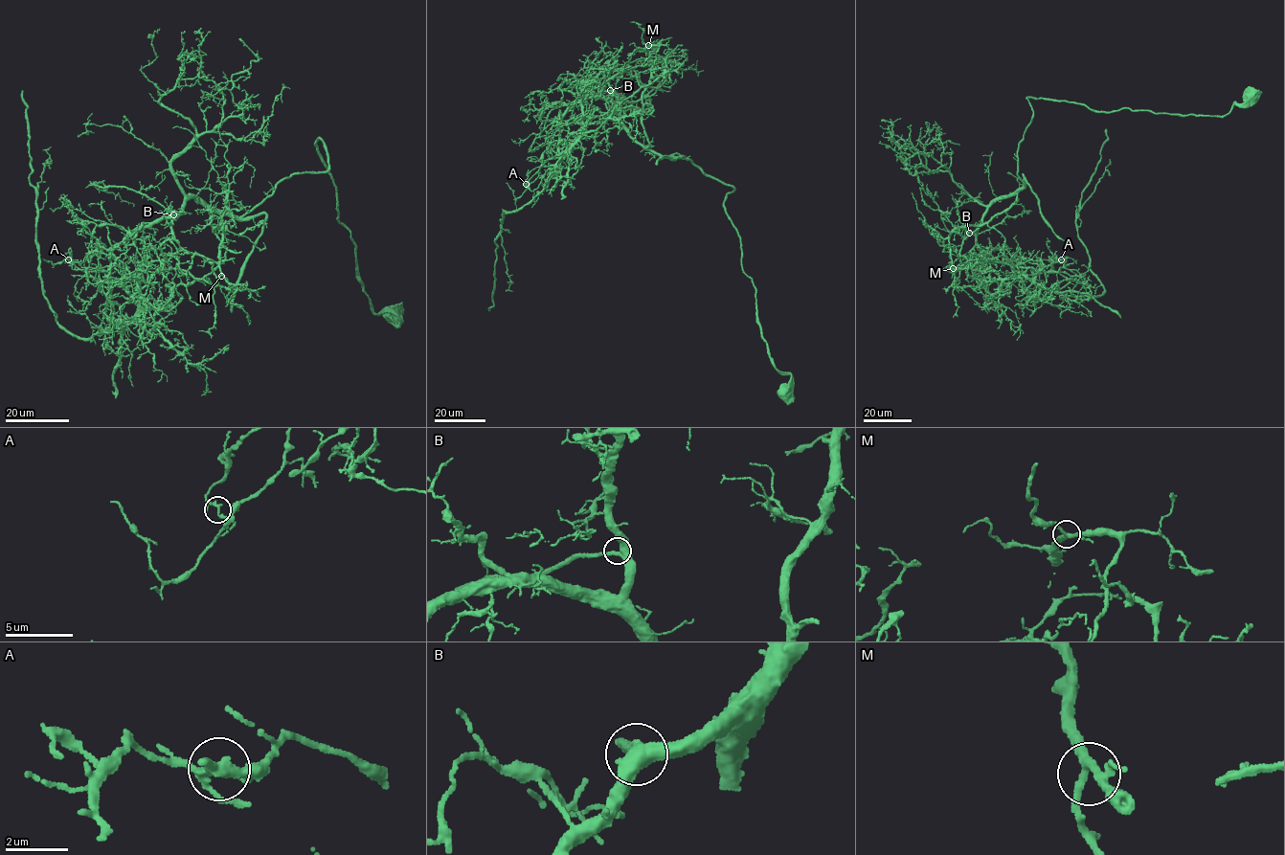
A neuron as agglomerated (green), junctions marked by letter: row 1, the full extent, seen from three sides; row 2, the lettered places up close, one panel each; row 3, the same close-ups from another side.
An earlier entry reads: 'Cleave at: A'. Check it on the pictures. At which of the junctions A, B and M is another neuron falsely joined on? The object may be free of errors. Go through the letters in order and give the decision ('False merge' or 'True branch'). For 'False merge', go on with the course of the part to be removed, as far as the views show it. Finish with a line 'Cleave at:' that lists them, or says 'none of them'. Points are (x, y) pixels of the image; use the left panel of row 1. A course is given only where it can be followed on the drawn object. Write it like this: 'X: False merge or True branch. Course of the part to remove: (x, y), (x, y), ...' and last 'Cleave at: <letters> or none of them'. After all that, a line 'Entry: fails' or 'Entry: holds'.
A: False merge. Course of the part to remove: (68, 259), (68, 253), (81, 270), (123, 284), (134, 316), (80, 338), (58, 323), (44, 296), (22, 90)
B: True branch
M: True branch
Cleave at: A
Entry: holds

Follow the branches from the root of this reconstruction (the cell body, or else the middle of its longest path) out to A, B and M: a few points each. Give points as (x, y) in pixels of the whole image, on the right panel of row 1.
A: (1252, 95), (1222, 116), (1026, 98), (1024, 186), (994, 200), (977, 243), (1000, 262), (1061, 259)
B: (1252, 95), (1222, 116), (1097, 112), (1026, 98), (1033, 115), (1017, 150), (1024, 186), (994, 200), (969, 233)
M: (1252, 95), (1222, 116), (1026, 98), (1024, 186), (987, 222), (951, 231), (953, 268)

